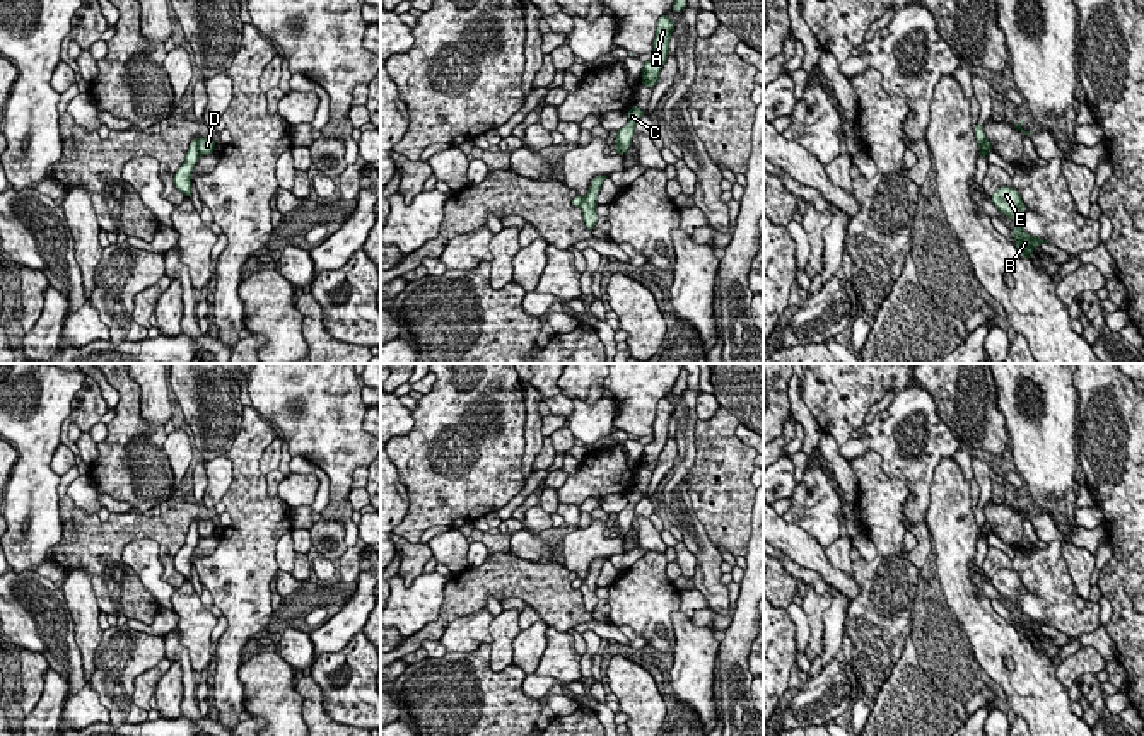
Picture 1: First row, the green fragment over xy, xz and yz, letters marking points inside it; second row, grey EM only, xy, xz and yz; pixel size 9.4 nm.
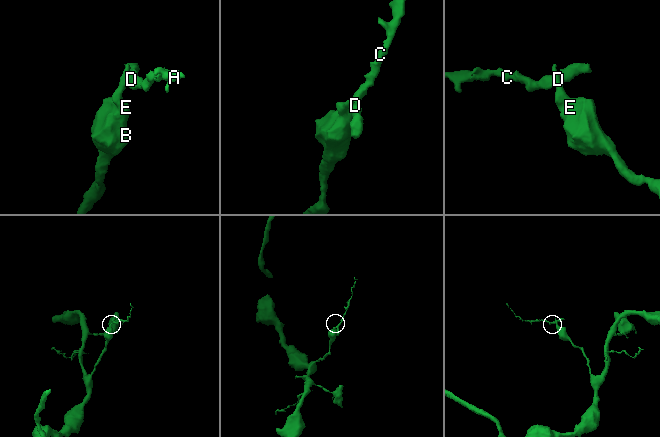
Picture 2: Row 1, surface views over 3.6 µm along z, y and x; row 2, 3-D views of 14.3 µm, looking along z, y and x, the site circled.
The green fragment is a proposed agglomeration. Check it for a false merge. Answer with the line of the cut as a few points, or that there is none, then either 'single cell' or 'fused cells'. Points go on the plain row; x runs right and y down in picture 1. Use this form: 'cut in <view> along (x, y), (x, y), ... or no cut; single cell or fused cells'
cut in xy along (200, 521), (198, 537); fused cells

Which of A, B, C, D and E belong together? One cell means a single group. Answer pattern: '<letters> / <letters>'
A C D / B E

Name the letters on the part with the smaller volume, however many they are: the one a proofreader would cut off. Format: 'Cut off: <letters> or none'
Cut off: A, C, D

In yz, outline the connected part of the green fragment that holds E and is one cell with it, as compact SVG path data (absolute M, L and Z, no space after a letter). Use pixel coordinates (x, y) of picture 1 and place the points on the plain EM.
M1001 569L992 577L990 584L1001 596L1009 599L1016 606L1016 610L1011 611L1011 616L1016 622L1016 630L1021 640L1030 642L1035 628L1047 627L1047 623L1033 620L1028 615L1024 615L1023 610L1018 606L1018 598L1028 593L1026 587L1021 584L1018 572Z

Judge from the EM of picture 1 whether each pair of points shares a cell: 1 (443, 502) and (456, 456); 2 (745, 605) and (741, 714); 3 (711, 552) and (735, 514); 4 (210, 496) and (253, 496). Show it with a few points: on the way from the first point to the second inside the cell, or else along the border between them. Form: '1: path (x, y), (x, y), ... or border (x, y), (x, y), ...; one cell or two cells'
1: path (443, 490), (456, 468); one cell
2: path (741, 632), (736, 641), (736, 687); one cell
3: border (694, 511), (709, 540), (717, 549); two cells
4: border (227, 456), (231, 461), (231, 482), (221, 501); two cells

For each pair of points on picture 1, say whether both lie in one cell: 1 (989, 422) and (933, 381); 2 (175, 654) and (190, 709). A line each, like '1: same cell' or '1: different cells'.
1: same cell
2: same cell

